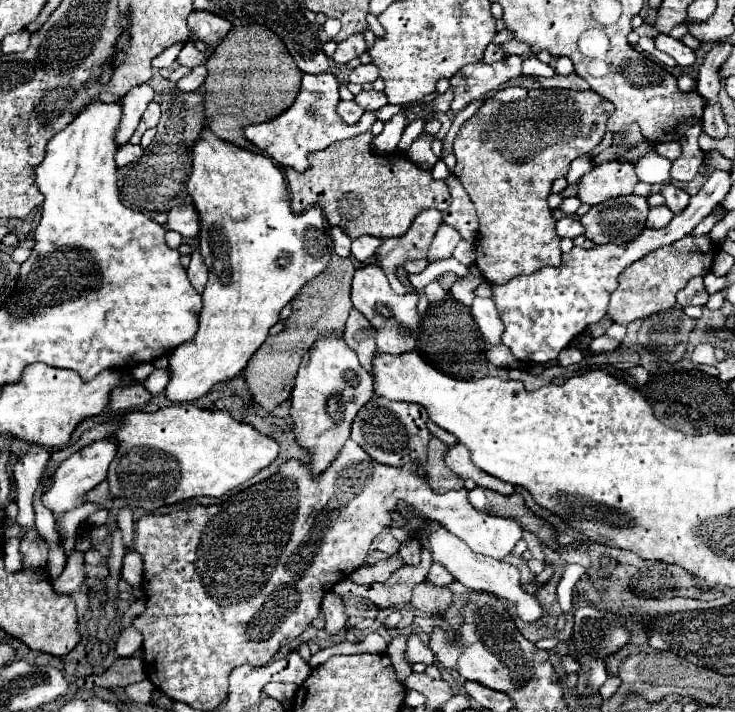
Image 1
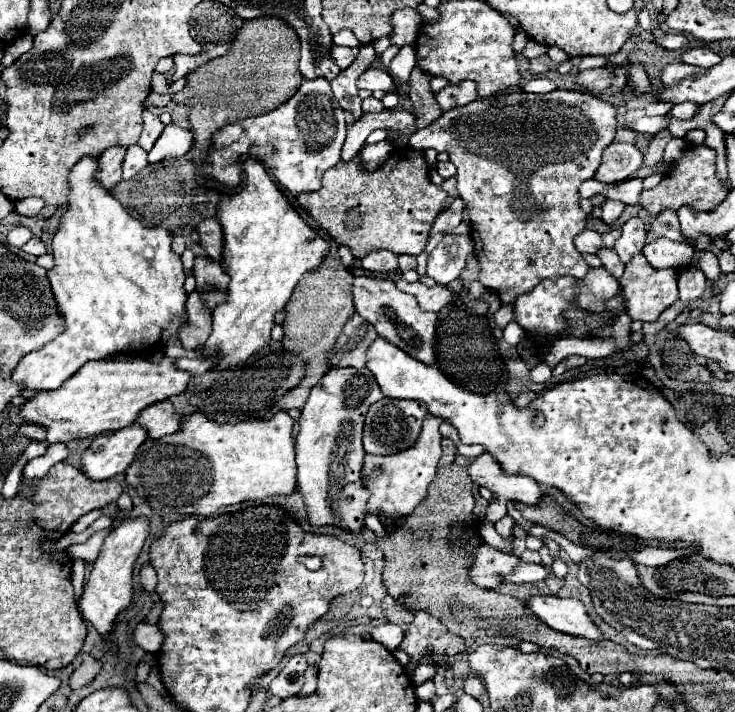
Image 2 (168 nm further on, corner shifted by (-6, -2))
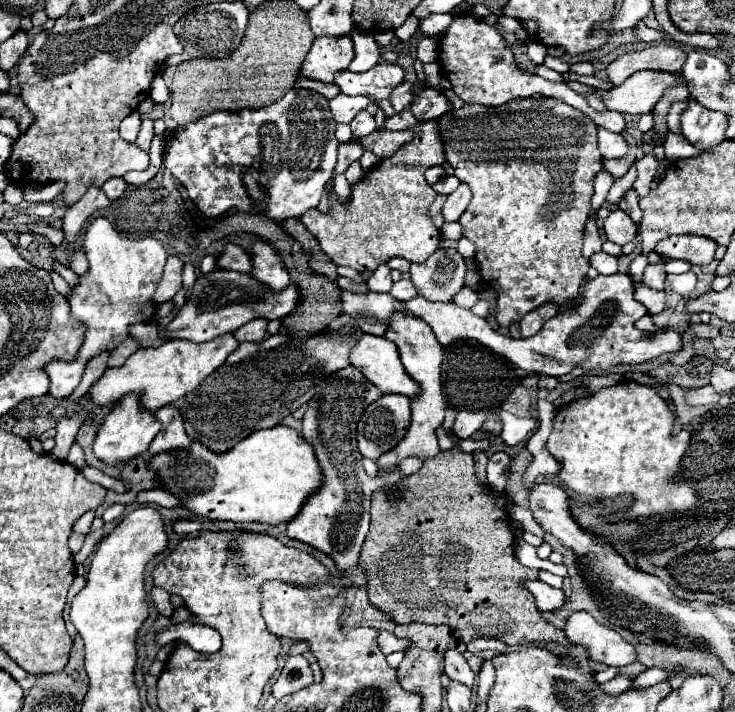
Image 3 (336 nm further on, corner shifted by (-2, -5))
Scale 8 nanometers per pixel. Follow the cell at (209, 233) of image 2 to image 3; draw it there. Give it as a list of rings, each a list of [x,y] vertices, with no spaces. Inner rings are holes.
[[[234,243],[224,245],[222,253],[216,257],[216,265],[220,269],[232,269],[232,271],[244,271],[244,273],[252,269],[248,253],[240,245],[234,245]]]

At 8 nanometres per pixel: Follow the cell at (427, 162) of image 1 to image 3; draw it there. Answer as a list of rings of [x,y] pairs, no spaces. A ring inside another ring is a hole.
[[[448,175],[448,177],[442,177],[438,183],[434,183],[432,187],[434,187],[434,191],[436,193],[446,193],[446,195],[450,195],[450,193],[454,193],[454,189],[460,185],[460,181],[454,177],[454,175]]]

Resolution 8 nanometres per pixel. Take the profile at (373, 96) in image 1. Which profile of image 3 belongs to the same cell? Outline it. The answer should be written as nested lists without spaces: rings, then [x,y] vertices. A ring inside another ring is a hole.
[[[362,109],[362,111],[350,121],[350,127],[352,127],[352,133],[354,133],[354,135],[366,137],[368,133],[372,133],[372,131],[376,129],[374,115],[370,115],[366,109]]]

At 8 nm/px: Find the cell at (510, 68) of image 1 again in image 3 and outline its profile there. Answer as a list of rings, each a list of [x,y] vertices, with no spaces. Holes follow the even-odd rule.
[[[424,87],[412,101],[410,109],[418,121],[432,121],[432,119],[438,119],[440,115],[448,113],[450,107],[452,107],[452,103],[444,93],[440,93],[434,87]]]

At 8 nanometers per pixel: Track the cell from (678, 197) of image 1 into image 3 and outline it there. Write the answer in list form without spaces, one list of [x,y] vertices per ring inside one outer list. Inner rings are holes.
[[[672,235],[656,245],[656,253],[670,259],[686,259],[694,265],[708,265],[714,259],[716,243],[700,235]]]

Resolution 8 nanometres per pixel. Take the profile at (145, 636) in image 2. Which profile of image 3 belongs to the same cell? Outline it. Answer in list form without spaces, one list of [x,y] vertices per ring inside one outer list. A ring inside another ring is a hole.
[[[178,623],[168,625],[156,633],[156,645],[166,647],[176,639],[182,639],[190,643],[190,647],[198,653],[216,653],[220,649],[220,633],[206,625],[194,625],[194,623]]]

